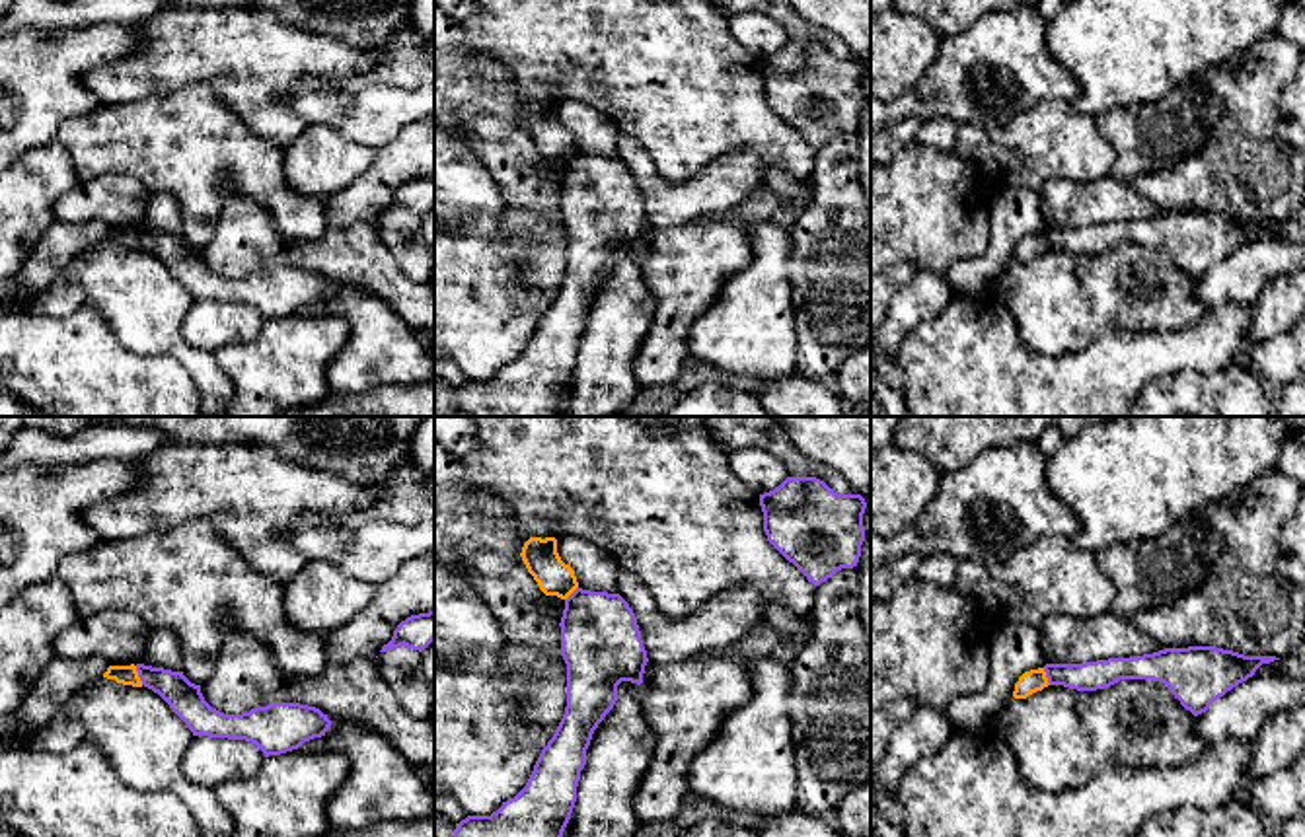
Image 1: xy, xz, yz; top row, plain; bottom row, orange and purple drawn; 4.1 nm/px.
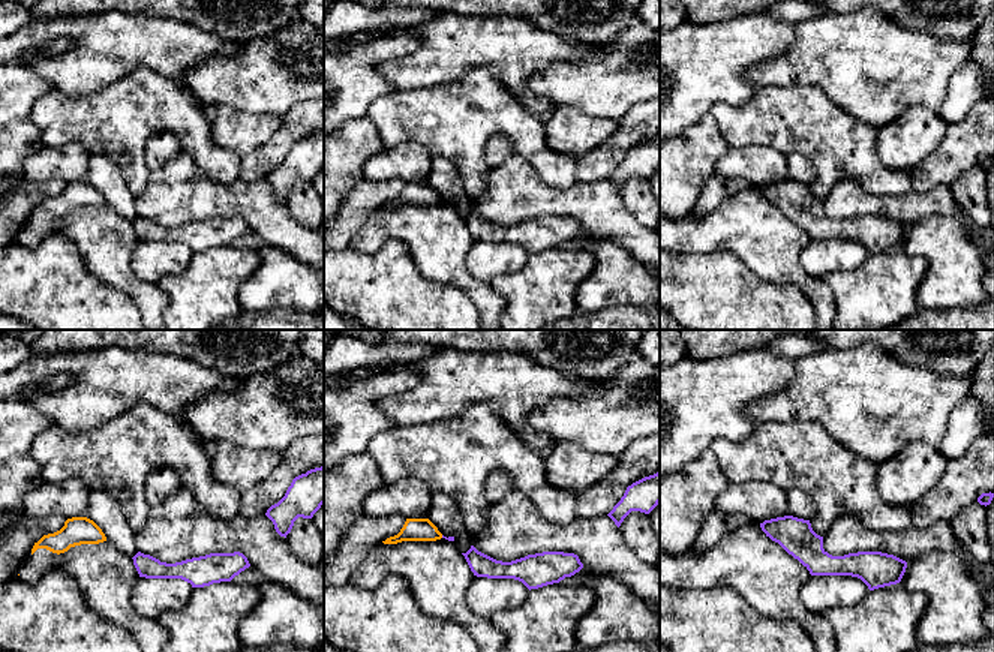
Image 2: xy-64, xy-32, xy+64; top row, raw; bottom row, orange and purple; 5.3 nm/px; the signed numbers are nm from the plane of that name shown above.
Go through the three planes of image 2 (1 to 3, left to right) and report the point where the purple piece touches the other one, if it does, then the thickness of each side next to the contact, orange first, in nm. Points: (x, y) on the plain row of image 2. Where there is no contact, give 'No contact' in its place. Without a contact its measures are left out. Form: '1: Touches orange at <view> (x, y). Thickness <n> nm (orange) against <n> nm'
1: No contact
2: No contact
3: No contact

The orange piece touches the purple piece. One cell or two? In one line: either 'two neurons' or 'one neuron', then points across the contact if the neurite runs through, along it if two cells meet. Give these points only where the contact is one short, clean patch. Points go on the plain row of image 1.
two neurons; border along xy (135, 230), (143, 248)

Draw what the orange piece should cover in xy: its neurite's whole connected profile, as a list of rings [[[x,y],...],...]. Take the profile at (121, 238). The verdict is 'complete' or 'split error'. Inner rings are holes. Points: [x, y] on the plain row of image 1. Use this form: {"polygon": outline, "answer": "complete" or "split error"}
{"polygon": [[[109,230],[107,236],[103,237],[107,243],[115,243],[117,247],[123,249],[132,249],[132,251],[142,251],[142,245],[138,241],[136,230]]], "answer": "complete"}

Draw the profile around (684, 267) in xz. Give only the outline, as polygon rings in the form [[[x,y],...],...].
[[[705,218],[654,230],[641,269],[656,309],[633,360],[639,387],[678,385],[690,354],[690,331],[723,282],[752,261],[750,222]]]

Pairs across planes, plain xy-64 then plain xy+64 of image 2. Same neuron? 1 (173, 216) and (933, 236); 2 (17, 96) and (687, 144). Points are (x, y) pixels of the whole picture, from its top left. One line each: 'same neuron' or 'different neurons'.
1: different neurons
2: different neurons

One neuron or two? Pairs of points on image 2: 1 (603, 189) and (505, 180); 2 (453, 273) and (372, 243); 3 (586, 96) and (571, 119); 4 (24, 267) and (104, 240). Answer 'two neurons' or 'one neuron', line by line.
1: one neuron
2: one neuron
3: two neurons
4: two neurons

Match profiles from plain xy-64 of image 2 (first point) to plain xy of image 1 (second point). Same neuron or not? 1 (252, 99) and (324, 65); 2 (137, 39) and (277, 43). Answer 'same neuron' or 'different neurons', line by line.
1: different neurons
2: same neuron

